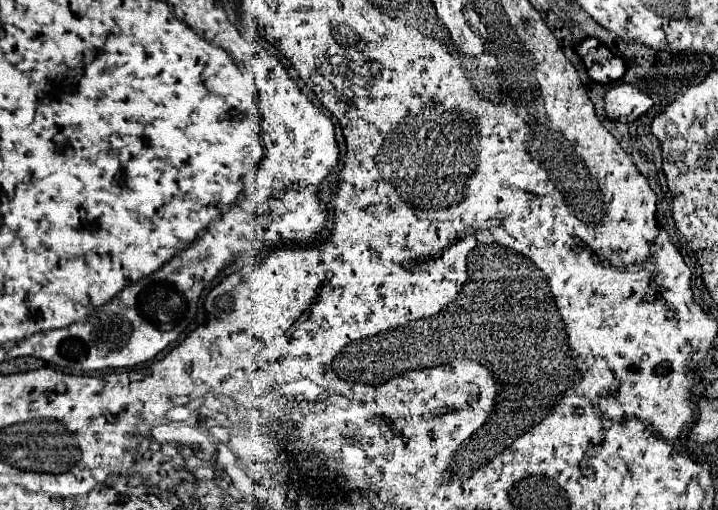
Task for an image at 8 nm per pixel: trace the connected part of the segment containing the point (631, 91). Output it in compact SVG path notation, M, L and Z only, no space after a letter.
M619 83L605 93L605 117L609 121L631 123L643 113L647 113L647 109L651 107L651 97L627 83Z

